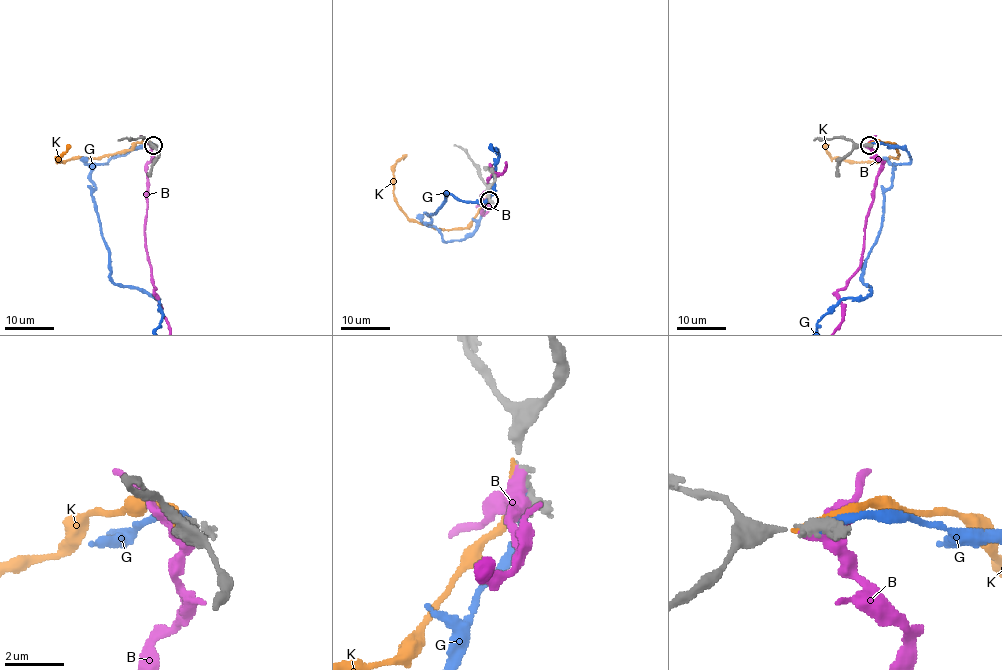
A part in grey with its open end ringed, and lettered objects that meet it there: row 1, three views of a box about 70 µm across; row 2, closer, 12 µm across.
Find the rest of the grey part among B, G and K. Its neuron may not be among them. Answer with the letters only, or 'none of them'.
G

